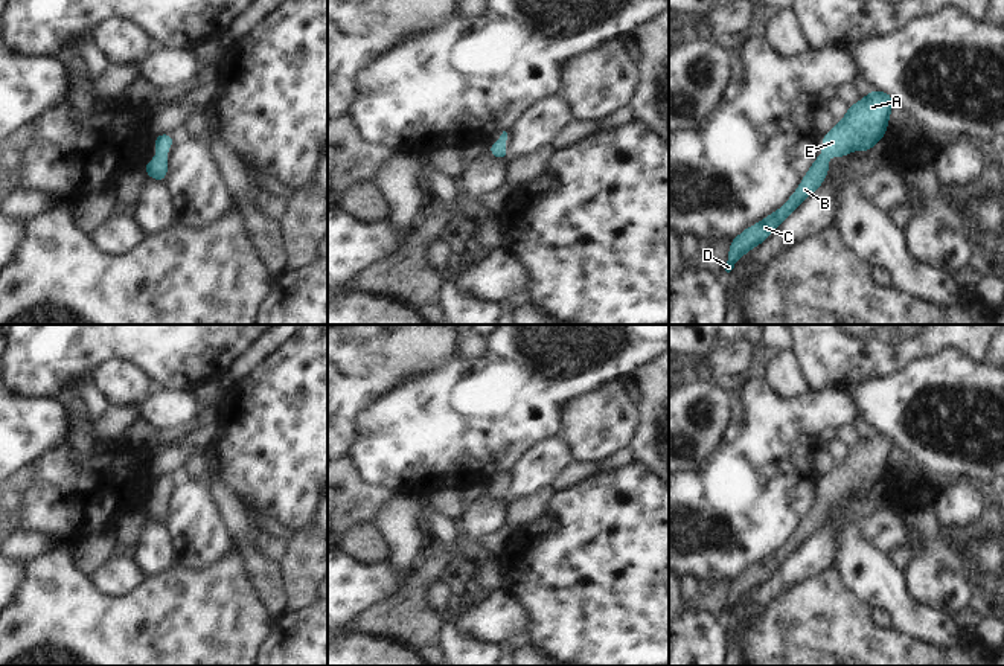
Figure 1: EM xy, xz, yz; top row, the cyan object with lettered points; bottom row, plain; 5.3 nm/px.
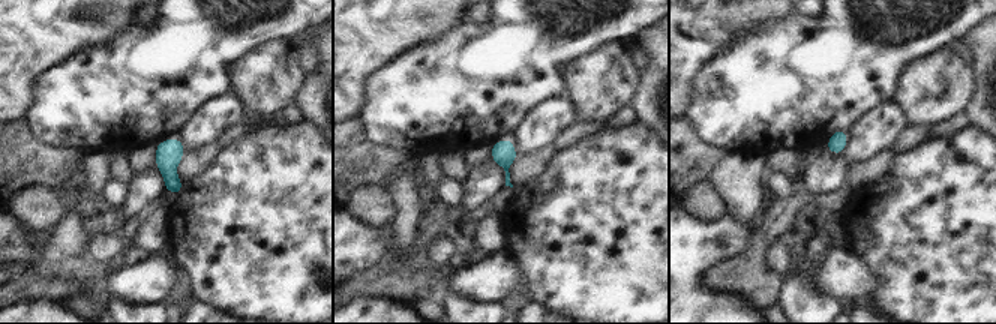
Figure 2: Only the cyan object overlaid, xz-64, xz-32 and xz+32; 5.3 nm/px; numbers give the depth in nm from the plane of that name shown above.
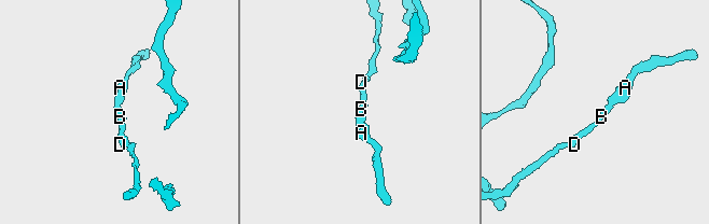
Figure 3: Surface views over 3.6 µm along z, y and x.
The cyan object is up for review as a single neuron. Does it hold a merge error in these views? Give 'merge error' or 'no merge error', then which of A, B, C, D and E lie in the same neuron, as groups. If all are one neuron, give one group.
no merge error; A B C D E

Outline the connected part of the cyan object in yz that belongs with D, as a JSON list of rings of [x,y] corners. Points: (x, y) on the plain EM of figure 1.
[[[873,431],[858,445],[847,448],[847,456],[827,475],[823,475],[823,495],[818,497],[798,530],[785,547],[768,556],[760,564],[745,570],[731,581],[725,613],[730,614],[736,604],[753,588],[762,585],[814,532],[817,532],[829,512],[829,497],[844,500],[852,491],[870,492],[887,474],[893,437]]]

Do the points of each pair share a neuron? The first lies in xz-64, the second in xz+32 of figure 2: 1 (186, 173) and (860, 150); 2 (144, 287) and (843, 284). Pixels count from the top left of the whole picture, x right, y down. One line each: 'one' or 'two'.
1: two
2: one

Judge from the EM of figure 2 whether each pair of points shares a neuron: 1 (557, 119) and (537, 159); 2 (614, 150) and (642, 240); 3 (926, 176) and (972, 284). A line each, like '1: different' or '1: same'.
1: different
2: same
3: same

